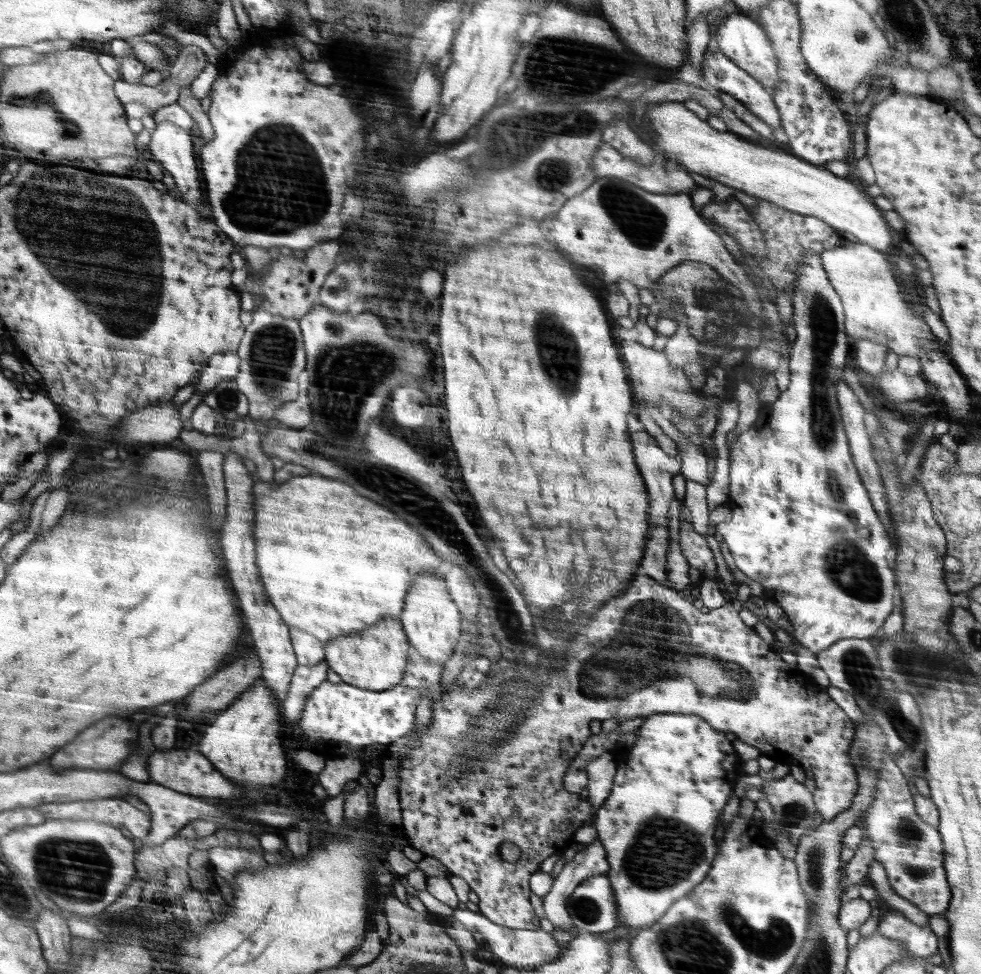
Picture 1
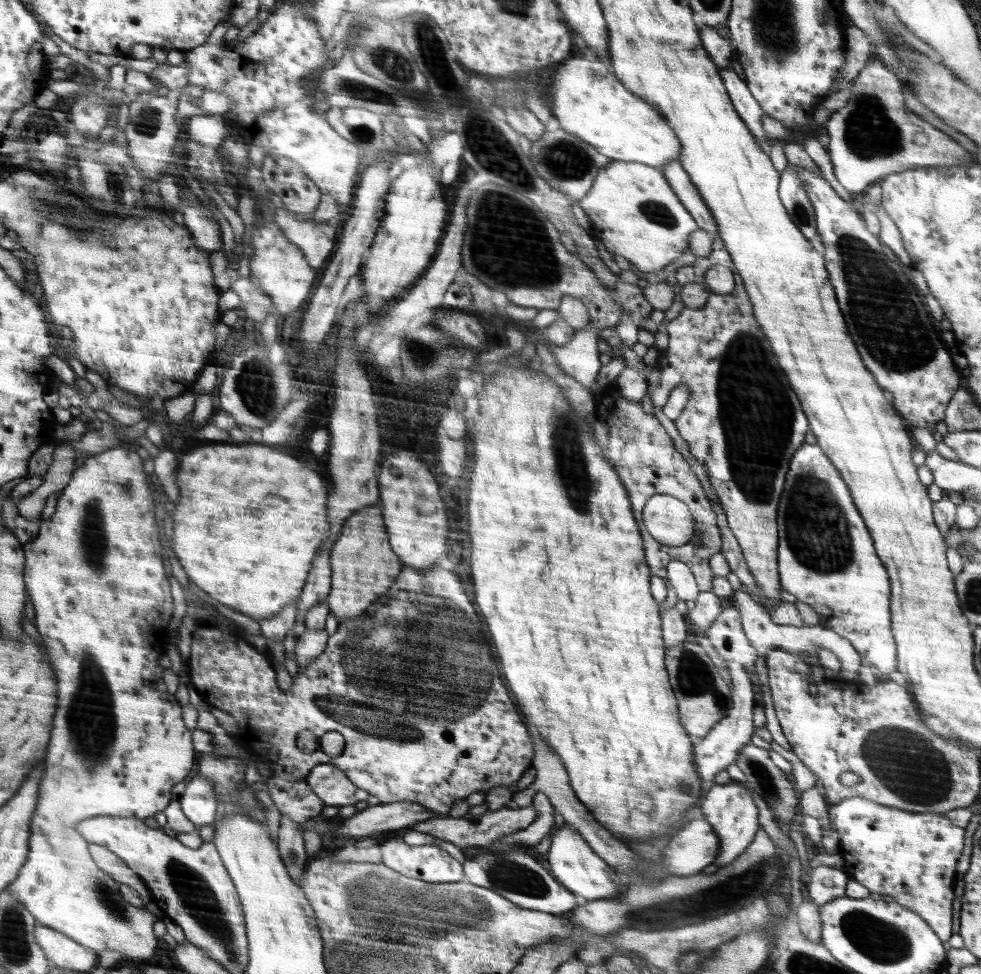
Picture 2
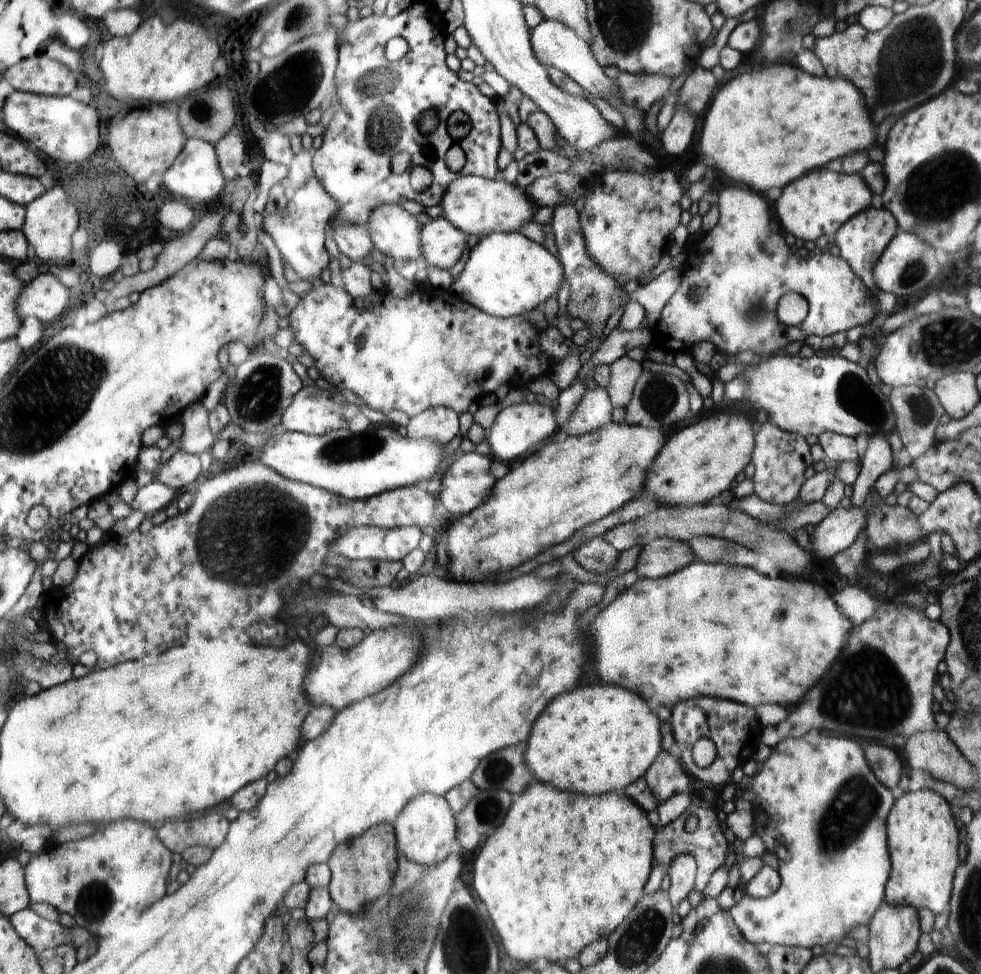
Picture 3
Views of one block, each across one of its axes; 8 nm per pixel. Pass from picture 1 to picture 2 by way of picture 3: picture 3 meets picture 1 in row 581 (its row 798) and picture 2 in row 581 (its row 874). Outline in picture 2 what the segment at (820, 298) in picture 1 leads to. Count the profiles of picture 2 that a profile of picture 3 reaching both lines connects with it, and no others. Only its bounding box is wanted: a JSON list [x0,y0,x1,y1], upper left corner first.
[778,444,899,675]

